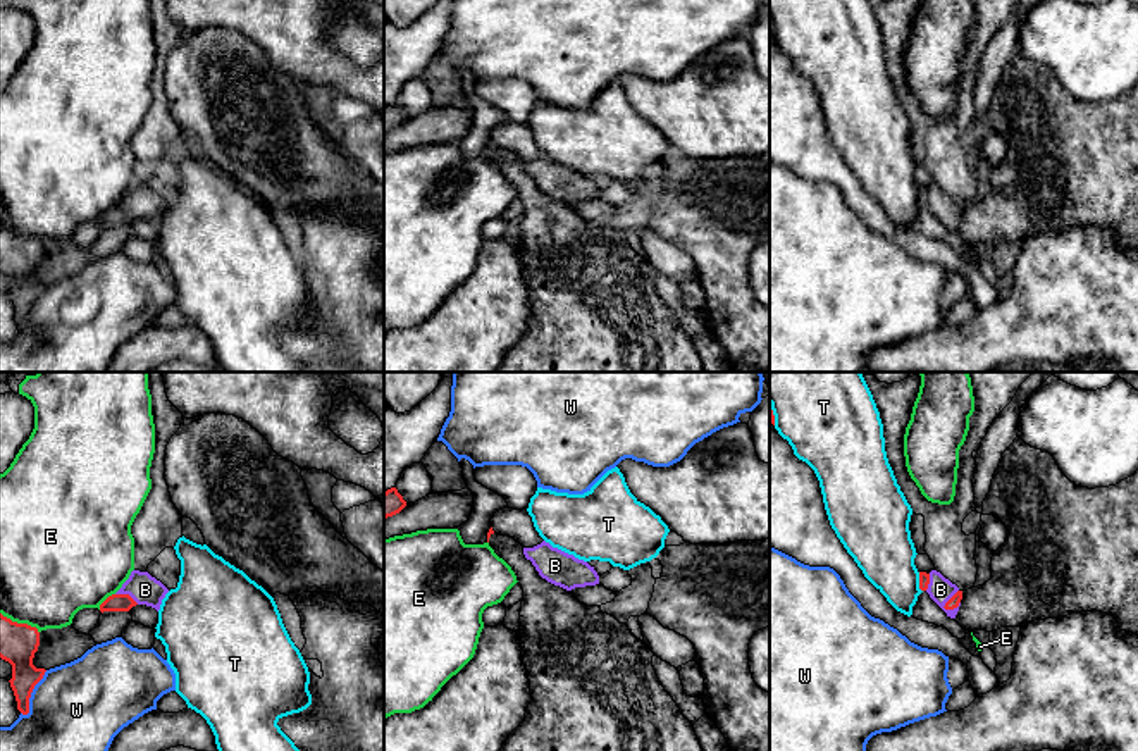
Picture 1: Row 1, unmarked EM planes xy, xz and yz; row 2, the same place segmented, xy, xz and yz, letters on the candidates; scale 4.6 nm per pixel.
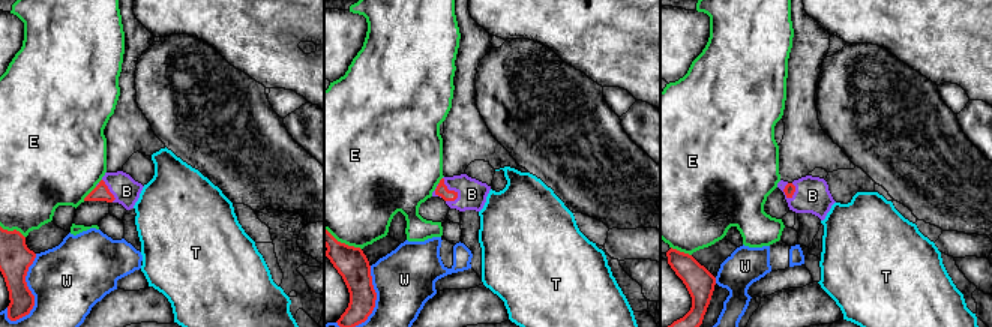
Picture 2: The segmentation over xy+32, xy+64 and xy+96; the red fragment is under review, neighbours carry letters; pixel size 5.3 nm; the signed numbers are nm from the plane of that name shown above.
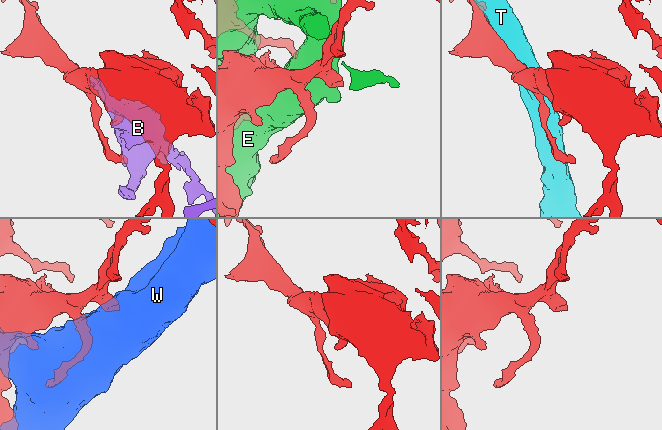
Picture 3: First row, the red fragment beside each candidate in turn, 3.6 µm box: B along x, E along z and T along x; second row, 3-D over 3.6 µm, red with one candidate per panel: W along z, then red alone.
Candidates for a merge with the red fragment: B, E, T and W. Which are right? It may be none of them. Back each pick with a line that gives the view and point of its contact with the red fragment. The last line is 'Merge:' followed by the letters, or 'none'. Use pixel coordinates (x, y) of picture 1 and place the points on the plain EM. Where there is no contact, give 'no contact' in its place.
B: contact yz (949, 214)
Merge: B

